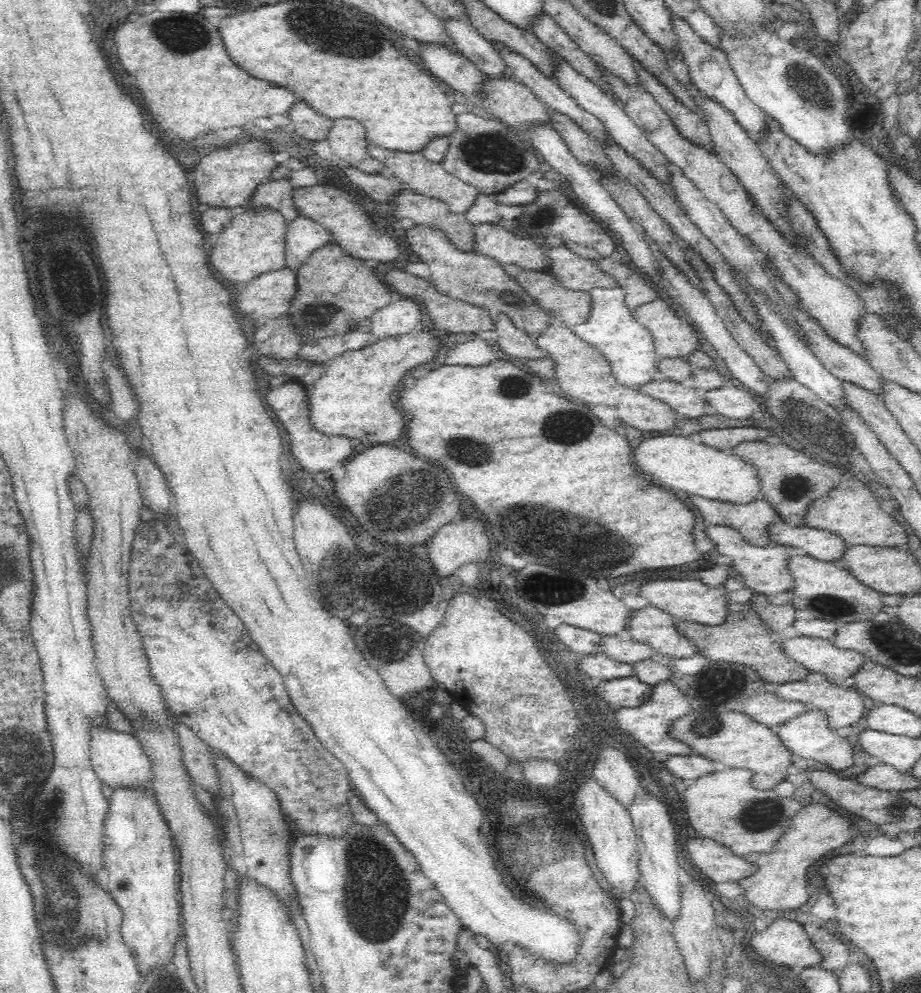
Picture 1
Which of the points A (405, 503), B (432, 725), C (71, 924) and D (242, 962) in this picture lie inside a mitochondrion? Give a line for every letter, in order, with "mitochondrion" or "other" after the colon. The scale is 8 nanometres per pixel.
A: mitochondrion
B: other
C: mitochondrion
D: other

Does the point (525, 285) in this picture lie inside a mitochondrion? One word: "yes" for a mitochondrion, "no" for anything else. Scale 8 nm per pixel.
no

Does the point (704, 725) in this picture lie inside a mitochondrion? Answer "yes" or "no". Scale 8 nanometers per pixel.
yes

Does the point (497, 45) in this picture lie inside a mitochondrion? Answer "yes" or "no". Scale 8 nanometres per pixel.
no

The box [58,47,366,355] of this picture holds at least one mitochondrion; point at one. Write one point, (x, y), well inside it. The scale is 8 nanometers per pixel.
(72, 291)

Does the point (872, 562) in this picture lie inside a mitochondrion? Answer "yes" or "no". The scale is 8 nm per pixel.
no

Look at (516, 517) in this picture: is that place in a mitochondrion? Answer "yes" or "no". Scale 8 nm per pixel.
yes

